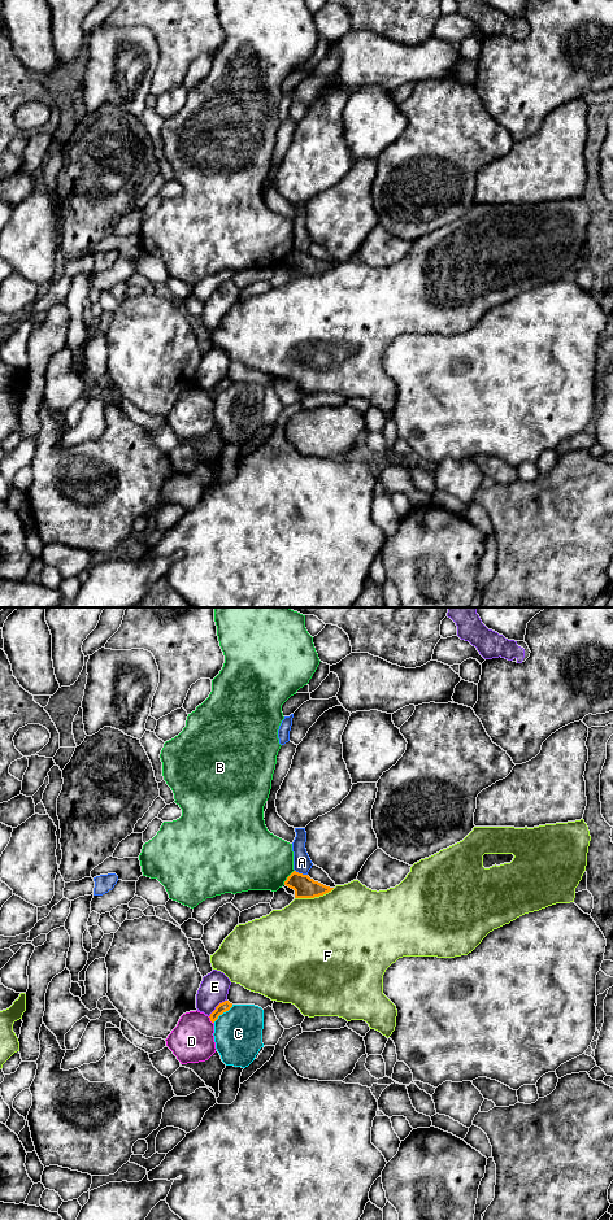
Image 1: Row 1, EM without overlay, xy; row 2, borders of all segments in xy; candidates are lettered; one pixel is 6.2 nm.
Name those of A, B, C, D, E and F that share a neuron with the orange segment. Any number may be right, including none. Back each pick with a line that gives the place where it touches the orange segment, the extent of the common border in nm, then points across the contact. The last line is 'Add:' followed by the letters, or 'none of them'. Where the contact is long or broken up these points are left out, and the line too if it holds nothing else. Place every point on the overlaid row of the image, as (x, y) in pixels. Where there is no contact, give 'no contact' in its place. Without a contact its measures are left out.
Add: none of them

